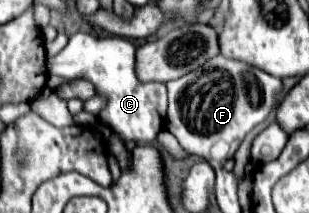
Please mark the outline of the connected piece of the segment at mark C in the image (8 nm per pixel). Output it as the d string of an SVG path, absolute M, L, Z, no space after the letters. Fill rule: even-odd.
M77 32L69 36L67 46L57 54L47 58L49 74L55 74L67 82L87 80L95 86L97 96L107 98L107 106L97 114L97 118L107 124L123 142L153 144L157 134L165 128L167 116L167 90L161 82L141 82L135 74L135 46L127 38L119 36L93 36L87 32Z

